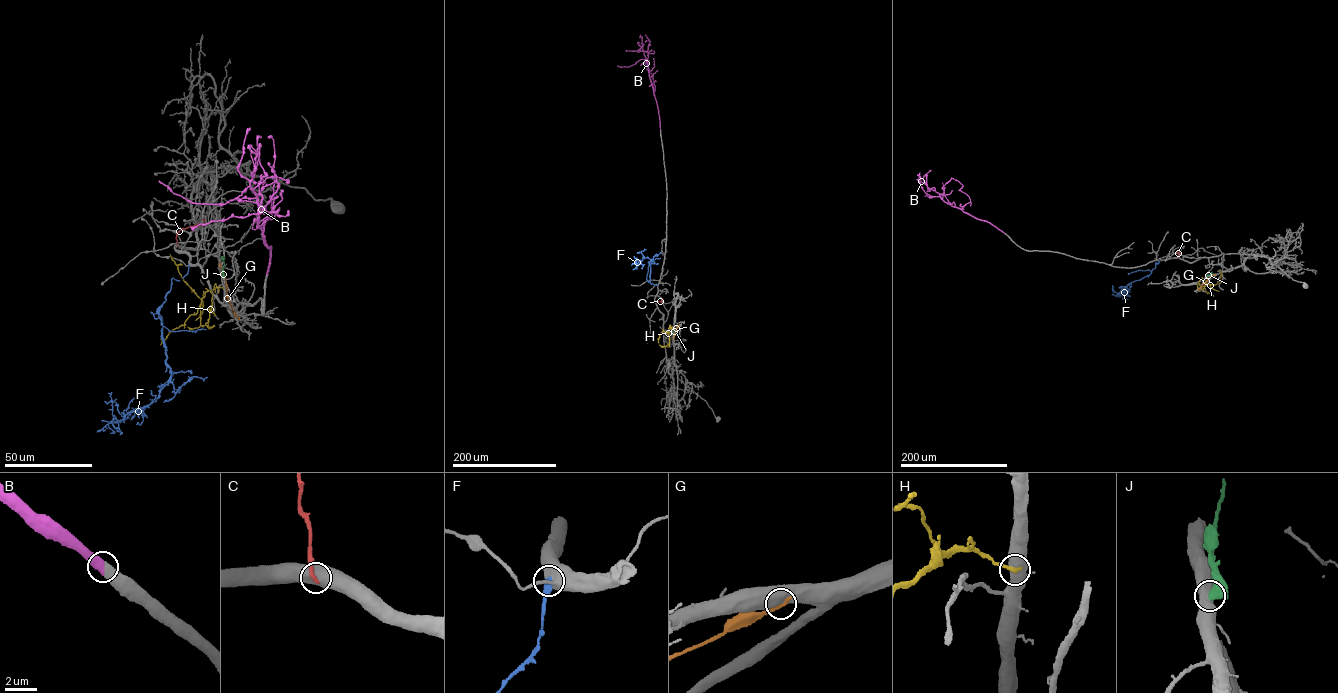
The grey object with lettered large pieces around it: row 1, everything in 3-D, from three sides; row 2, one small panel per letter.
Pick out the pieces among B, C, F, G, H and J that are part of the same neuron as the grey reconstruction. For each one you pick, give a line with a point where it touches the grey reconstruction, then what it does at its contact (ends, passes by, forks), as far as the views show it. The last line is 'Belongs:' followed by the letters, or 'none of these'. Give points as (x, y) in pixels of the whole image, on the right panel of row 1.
B: contact (1004, 233); it ends
Belongs: B

